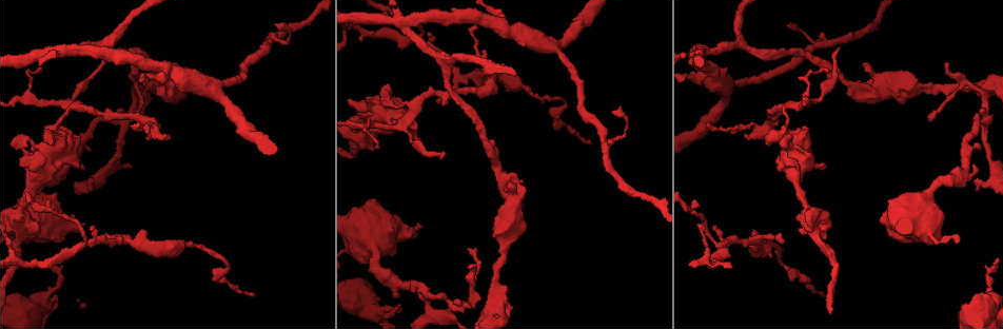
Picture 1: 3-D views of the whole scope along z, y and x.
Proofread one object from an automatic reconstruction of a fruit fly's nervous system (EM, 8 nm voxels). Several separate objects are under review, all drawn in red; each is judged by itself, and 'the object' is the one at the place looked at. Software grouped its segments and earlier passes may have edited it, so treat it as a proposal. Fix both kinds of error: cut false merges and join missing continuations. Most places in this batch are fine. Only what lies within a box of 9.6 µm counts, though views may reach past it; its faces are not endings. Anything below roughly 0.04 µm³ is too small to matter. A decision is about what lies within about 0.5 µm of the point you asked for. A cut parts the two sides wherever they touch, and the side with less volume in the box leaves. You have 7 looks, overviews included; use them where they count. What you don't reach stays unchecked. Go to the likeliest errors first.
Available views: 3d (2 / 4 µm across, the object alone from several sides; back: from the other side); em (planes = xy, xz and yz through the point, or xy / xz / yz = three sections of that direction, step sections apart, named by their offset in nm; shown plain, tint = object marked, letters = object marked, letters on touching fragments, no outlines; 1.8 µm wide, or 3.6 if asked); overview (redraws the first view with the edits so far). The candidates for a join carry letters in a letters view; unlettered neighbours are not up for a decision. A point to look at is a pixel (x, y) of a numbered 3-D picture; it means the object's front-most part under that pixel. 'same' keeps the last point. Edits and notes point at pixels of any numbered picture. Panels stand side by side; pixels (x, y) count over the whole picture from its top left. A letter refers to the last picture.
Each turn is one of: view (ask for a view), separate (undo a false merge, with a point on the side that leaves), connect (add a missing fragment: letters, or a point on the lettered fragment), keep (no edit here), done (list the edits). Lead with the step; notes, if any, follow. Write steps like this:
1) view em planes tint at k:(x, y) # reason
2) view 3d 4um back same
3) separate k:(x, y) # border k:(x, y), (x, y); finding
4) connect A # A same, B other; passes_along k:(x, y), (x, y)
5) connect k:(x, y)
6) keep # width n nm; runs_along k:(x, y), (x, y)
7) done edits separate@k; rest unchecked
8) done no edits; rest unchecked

view em planes letters at 1:(707, 49) # sharp bend

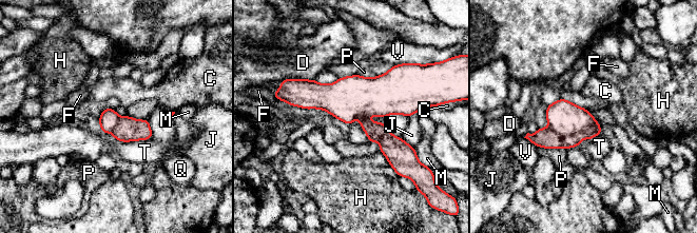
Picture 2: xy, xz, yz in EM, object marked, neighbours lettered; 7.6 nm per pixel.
separate 2:(546, 138) # width 190 nm; longest_contact T 280 nm; C other, D other, F other, H other, J other, M other, P other, Q other, T other, V other; a second cell is stuck on

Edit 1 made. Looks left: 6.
view overview # redraw

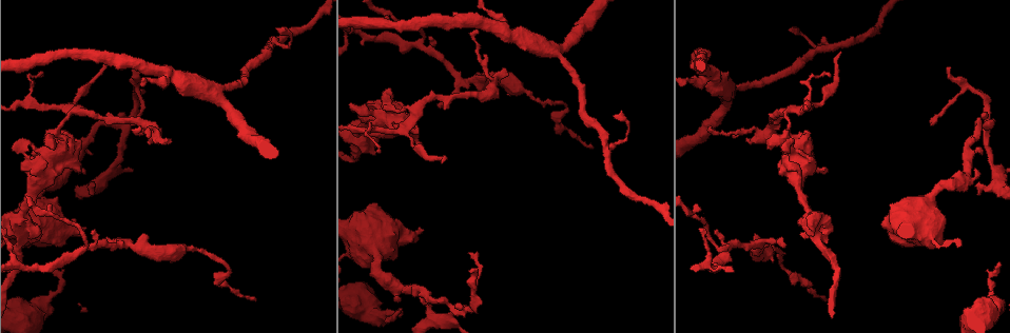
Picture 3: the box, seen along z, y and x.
view em planes tint at 3:(460, 311)

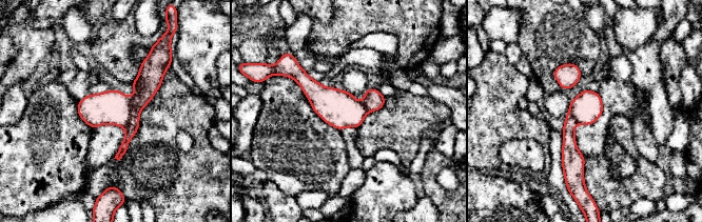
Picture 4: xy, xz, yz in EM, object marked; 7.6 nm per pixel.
view em planes letters same

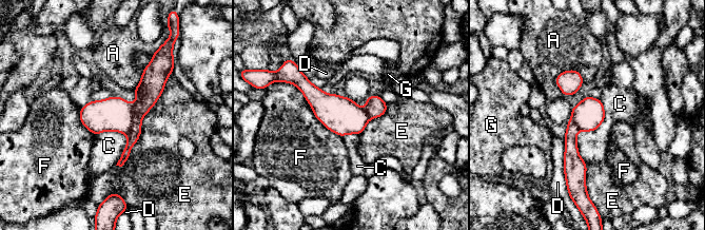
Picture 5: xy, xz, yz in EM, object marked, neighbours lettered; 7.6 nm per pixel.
separate 5:(148, 92) # longest_contact E 850 nm; A other, C other, D other, E other, F other, G other; border 5:(133, 106), (133, 121), (126, 135); a second cell is stuck on

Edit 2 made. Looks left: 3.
view em xy step 16 tint at 3:(163, 72) # small branch off a trunk

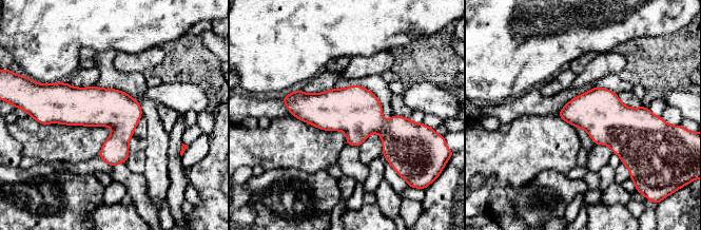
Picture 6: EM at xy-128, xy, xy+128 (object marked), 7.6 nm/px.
view em planes letters same # cut it another way

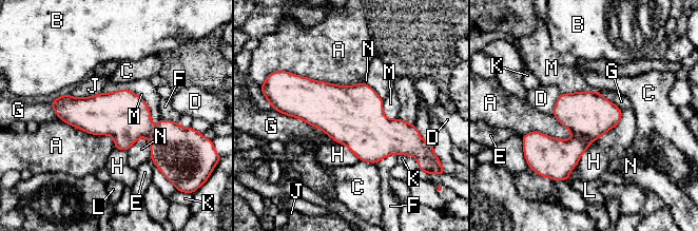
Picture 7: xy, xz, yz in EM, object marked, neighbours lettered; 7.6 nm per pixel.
keep # width 360 nm; A other, B other, C other, D other, E other, F other, G other, H other, J other, K other, L other, M other, N other; all the same cell

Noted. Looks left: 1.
done edits separate@2, separate@5; rest unchecked

